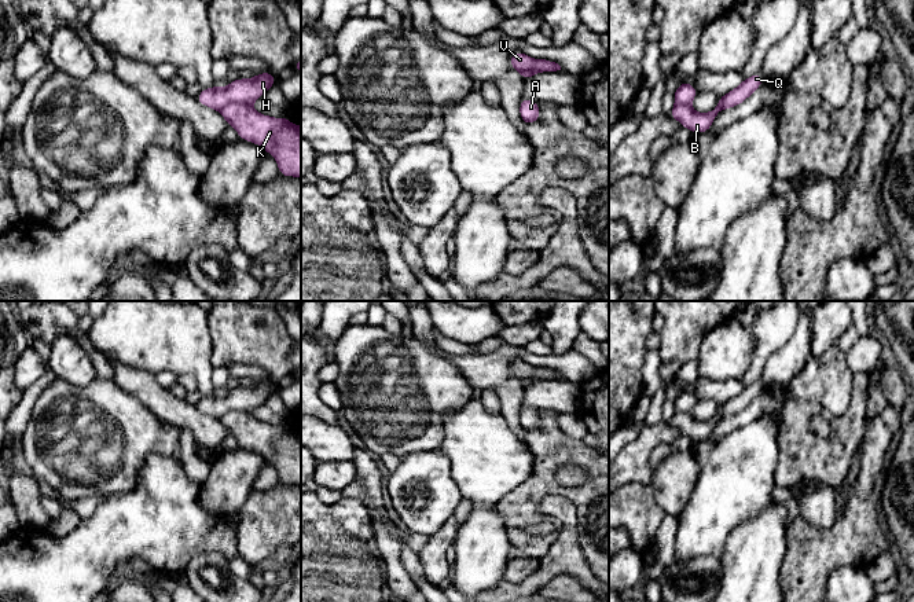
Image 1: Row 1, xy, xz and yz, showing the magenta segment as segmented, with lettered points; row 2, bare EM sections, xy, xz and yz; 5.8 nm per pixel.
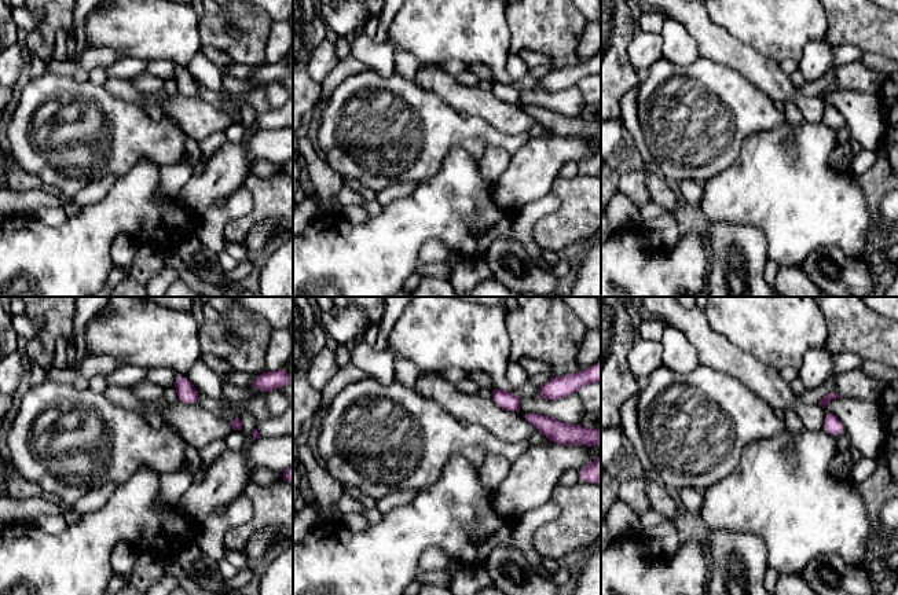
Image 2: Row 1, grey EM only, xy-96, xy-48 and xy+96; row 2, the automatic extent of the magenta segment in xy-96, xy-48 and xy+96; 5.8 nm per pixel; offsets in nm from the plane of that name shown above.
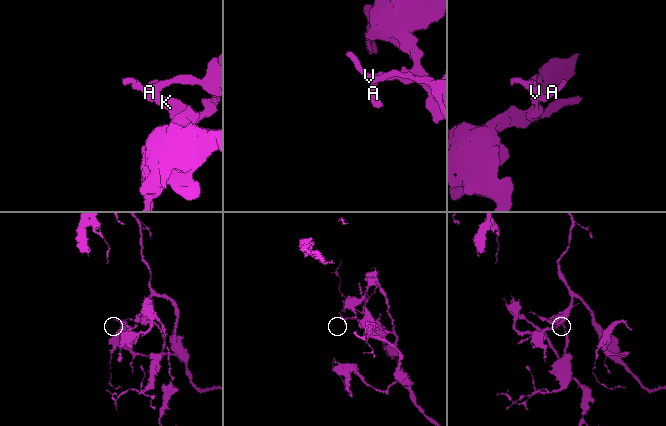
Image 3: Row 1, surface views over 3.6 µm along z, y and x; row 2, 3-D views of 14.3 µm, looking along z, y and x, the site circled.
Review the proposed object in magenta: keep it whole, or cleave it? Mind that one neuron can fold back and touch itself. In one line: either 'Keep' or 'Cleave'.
Cleave

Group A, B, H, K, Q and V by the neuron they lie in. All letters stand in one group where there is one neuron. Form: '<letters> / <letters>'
A B K Q / H V

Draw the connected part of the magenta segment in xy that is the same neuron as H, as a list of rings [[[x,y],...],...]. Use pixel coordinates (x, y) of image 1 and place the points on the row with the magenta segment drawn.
[[[260,73],[249,80],[236,78],[225,88],[210,87],[202,89],[198,93],[197,100],[202,106],[214,109],[217,111],[230,103],[252,104],[275,85],[275,77],[276,74],[274,73]]]

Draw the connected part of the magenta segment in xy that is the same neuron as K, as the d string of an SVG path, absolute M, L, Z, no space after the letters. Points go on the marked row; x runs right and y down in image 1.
M230 103L220 114L242 140L261 146L276 159L282 177L301 177L300 125L294 125L287 117L274 118L260 114L245 103Z

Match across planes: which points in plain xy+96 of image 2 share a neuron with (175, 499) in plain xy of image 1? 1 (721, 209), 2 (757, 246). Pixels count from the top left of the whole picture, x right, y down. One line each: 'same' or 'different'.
1: same
2: different

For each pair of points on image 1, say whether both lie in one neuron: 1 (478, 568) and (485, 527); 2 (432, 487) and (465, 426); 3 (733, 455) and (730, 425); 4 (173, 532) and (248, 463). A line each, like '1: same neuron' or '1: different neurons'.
1: same neuron
2: different neurons
3: different neurons
4: different neurons

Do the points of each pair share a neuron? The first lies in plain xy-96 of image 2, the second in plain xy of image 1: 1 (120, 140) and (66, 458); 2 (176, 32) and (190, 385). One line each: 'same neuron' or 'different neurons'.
1: same neuron
2: different neurons

